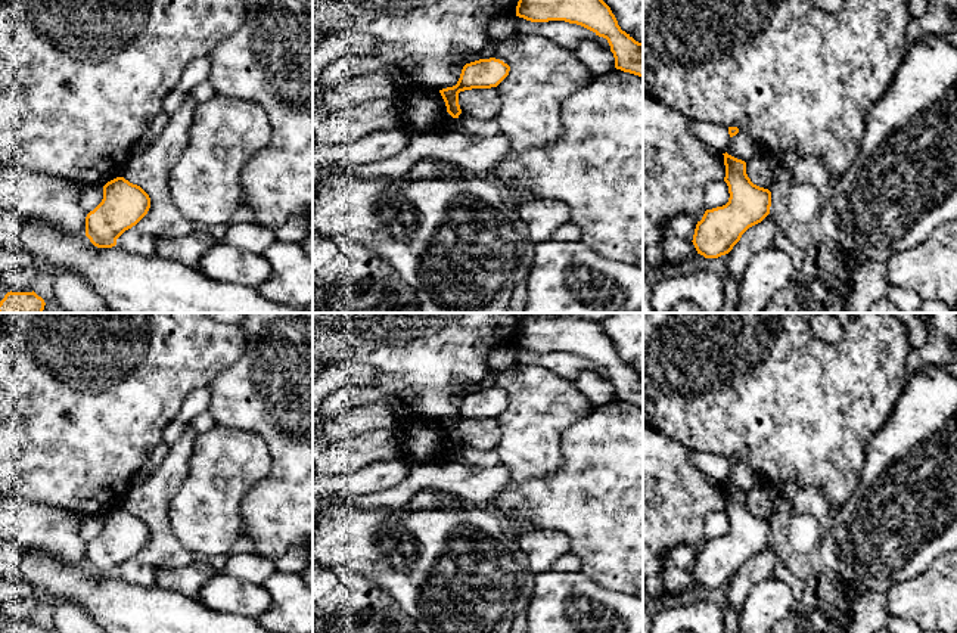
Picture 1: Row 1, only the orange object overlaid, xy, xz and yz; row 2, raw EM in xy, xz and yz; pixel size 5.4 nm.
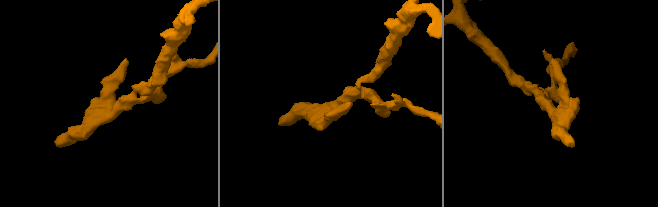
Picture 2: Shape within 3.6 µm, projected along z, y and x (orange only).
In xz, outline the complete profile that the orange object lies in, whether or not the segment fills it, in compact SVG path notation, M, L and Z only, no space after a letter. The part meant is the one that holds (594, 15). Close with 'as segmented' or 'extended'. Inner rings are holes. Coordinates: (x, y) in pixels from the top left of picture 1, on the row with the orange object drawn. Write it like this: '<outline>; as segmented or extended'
M519 0L516 16L531 22L565 21L608 40L615 68L643 77L643 43L621 30L603 0Z; as segmented

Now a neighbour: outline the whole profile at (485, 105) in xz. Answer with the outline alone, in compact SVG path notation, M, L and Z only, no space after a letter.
M495 87L460 91L459 105L462 114L469 114L479 120L493 120L493 121L497 120L501 109L501 100L498 97Z

